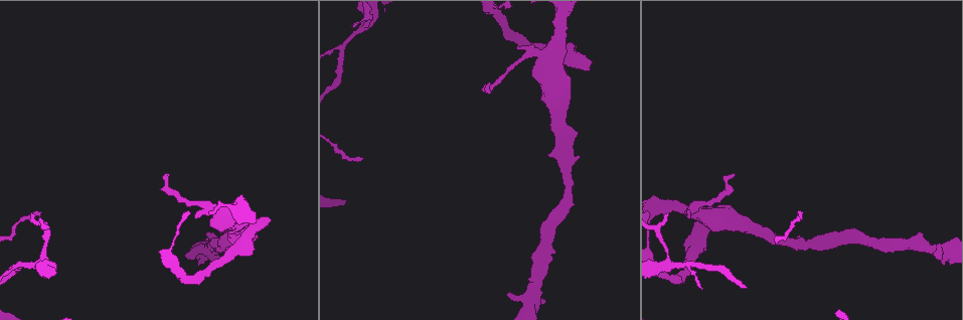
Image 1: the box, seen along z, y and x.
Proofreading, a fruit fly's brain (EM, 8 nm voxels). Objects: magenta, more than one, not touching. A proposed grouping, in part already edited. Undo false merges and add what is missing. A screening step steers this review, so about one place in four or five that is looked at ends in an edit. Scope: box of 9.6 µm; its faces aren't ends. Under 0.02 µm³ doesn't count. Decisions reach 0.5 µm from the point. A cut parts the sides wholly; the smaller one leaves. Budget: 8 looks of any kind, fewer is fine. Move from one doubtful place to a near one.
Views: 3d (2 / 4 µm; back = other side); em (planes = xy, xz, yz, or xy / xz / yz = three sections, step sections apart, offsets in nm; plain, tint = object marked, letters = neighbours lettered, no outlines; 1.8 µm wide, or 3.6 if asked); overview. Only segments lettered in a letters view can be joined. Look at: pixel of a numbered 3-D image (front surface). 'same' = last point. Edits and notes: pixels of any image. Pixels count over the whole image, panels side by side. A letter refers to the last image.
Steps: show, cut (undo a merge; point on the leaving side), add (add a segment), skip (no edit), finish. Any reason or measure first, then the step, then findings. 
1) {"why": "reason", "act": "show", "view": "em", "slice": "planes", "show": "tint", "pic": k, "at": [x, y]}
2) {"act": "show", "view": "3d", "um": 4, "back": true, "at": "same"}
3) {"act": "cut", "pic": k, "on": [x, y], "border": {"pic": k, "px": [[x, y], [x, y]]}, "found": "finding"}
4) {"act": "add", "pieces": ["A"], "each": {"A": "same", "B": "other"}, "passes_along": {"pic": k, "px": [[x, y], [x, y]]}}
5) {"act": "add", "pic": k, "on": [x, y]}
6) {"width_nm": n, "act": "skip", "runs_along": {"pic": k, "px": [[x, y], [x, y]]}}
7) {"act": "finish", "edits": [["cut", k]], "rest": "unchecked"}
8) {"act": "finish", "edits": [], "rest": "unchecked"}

{"why": "an open end", "act": "show", "view": "em", "slice": "planes", "show": "letters", "pic": 1, "at": [270, 218]}

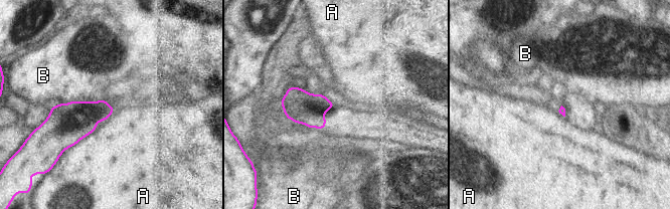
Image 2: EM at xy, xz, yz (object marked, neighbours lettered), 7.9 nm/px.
{"act": "skip", "each": {"A": "other", "B": "other"}, "found": "none of them fits"}

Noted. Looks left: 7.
{"why": "an open end", "act": "show", "view": "em", "um": 3.6, "slice": "xy", "step": 16, "show": "letters", "pic": 1, "at": [508, 294]}

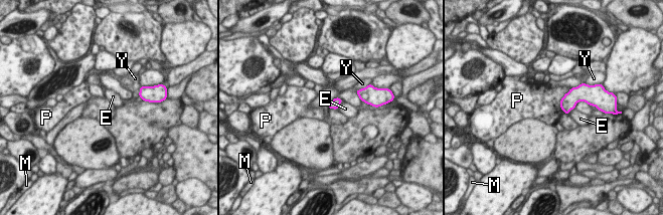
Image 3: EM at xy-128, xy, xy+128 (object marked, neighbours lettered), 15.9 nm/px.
{"why": "another direction", "act": "show", "view": "em", "um": 3.6, "slice": "planes", "show": "letters", "at": "same"}

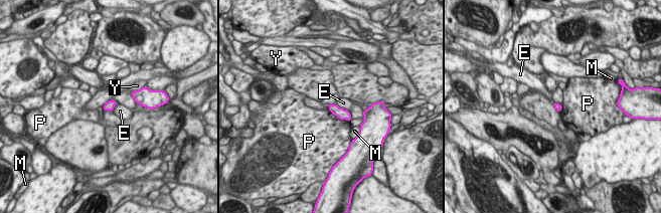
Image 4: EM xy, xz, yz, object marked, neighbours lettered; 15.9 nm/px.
{"act": "skip", "each": {"E": "other", "M": "other", "P": "other", "Y": "other"}, "border": {"pic": 4, "px": [[330, 111], [339, 119], [348, 121]]}, "found": "no lettered segment goes on from it"}

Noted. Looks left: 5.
{"why": "arms part here", "act": "show", "view": "em", "slice": "planes", "show": "letters", "pic": 1, "at": [21, 264]}

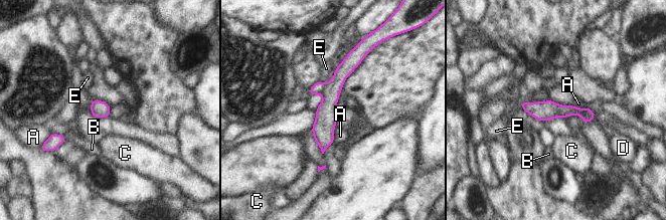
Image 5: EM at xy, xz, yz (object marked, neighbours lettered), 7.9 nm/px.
{"act": "cut", "pic": 5, "on": [318, 87], "each": {"A": "other", "B": "other", "C": "other", "D": "other", "E": "other"}, "border": {"pic": 5, "px": [[326, 83], [320, 93]]}, "found": "a second cell is stuck on"}

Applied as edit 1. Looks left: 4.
{"act": "finish", "edits": [["cut", 5]], "rest": "unchecked"}

